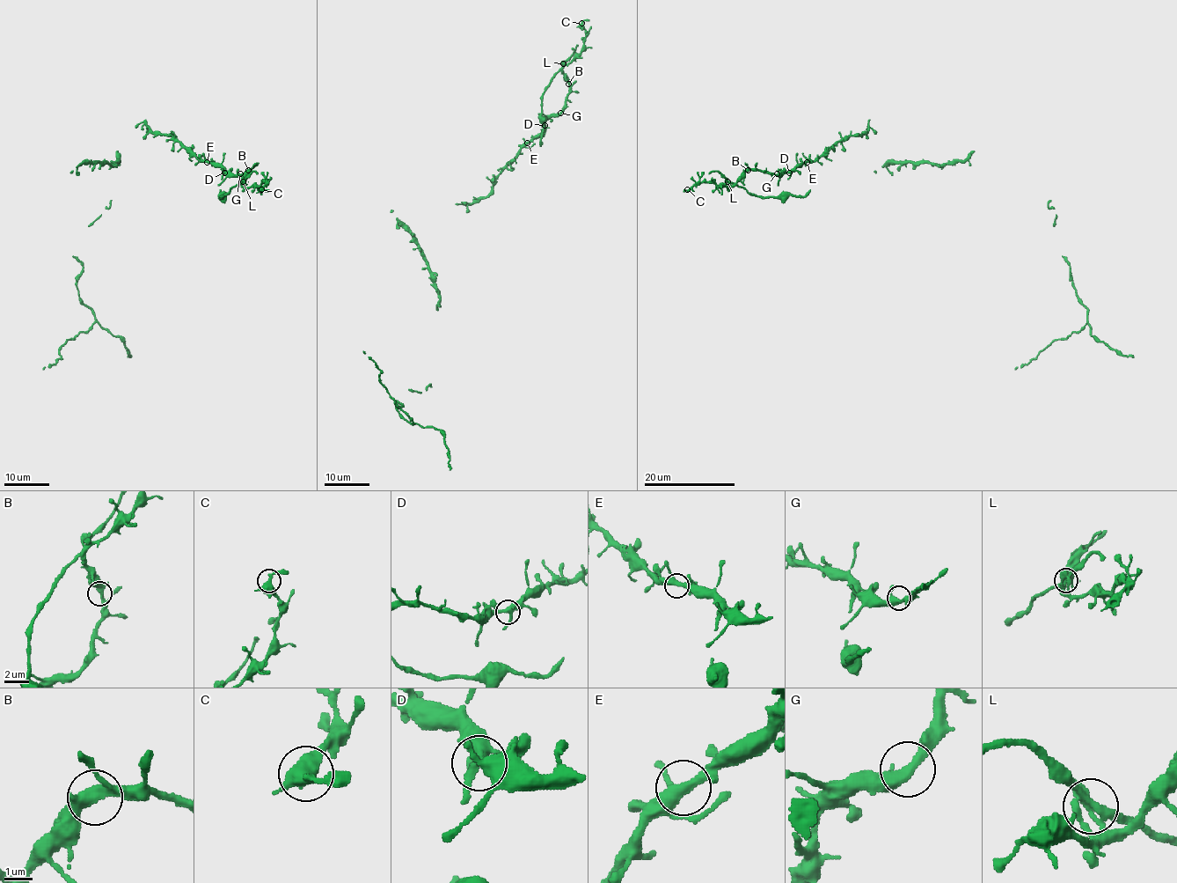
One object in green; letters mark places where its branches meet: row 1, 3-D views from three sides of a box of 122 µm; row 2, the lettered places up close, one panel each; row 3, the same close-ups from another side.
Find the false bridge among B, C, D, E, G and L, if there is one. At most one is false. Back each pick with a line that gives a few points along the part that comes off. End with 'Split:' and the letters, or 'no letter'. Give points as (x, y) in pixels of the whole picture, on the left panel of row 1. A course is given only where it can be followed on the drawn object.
L: course (244, 181), (222, 197), (225, 195), (222, 196), (219, 189)
Split: L

